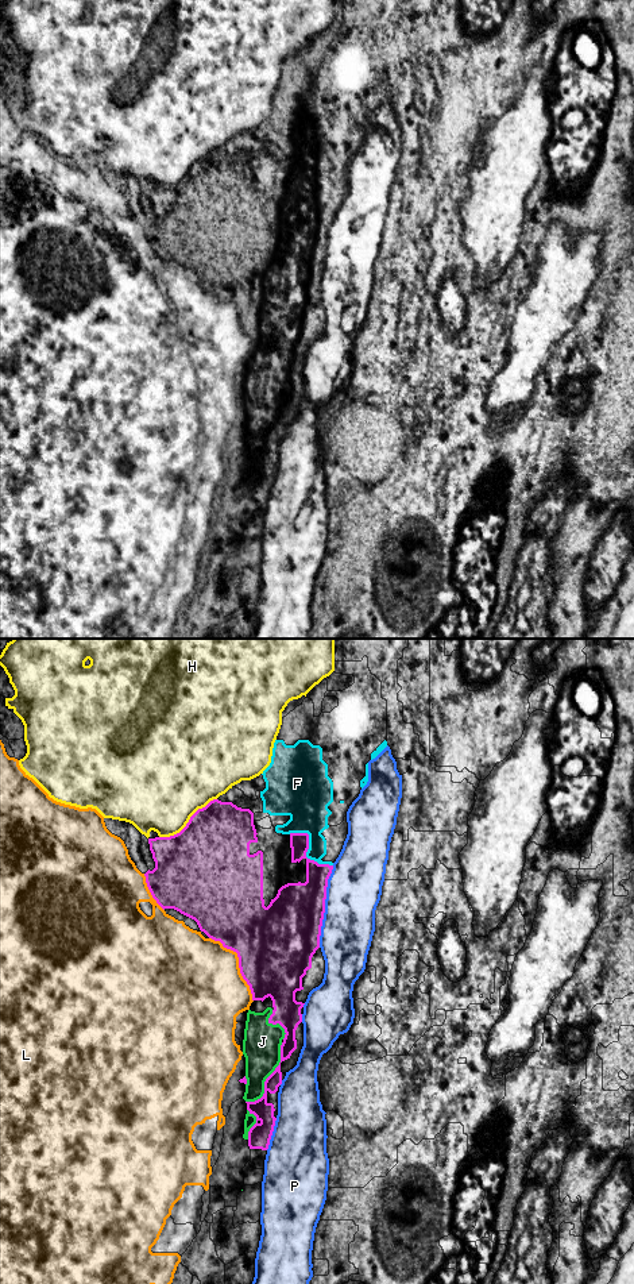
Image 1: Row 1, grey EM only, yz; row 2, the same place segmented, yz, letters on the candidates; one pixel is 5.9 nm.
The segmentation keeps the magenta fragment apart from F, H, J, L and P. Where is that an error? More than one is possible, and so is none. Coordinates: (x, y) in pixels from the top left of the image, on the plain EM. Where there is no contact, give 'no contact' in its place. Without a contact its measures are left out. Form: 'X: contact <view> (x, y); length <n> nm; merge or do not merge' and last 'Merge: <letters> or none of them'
F: contact yz (308, 200); length 320 nm; merge
H: contact yz (189, 173); length 420 nm; do not merge
J: contact yz (267, 430); length 420 nm; merge
L: contact yz (239, 316); length 460 nm; do not merge
P: contact yz (324, 258); length 500 nm; do not merge
Merge: F, J

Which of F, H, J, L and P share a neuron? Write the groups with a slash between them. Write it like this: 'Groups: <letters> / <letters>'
Groups: F J / H / L / P

